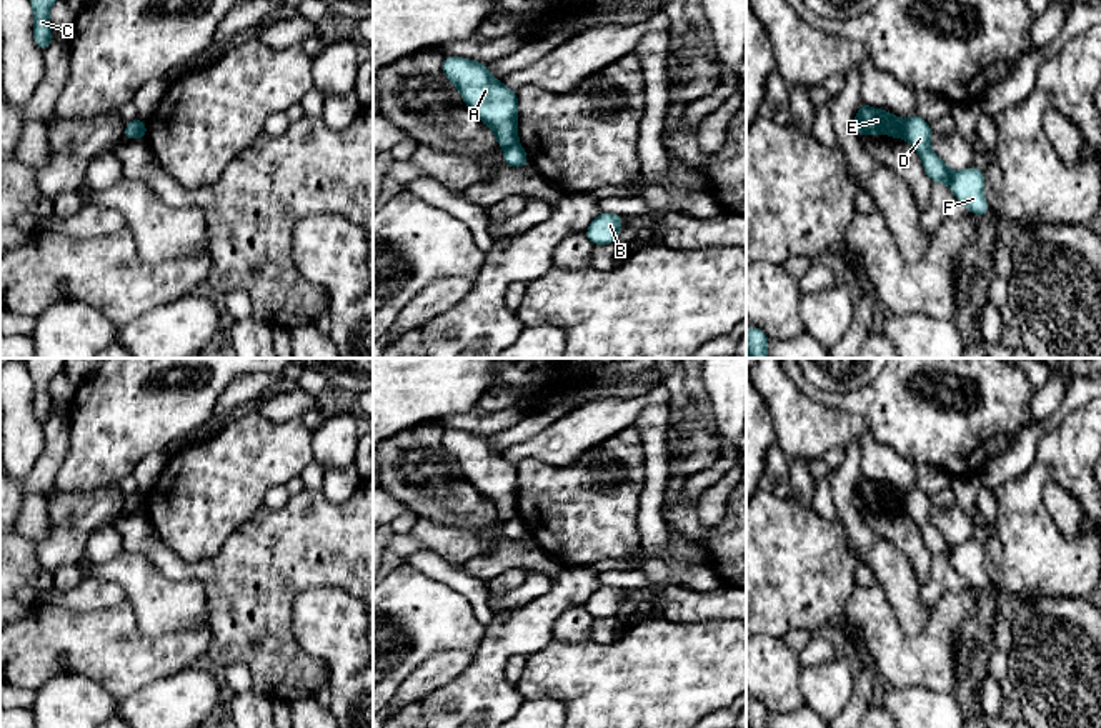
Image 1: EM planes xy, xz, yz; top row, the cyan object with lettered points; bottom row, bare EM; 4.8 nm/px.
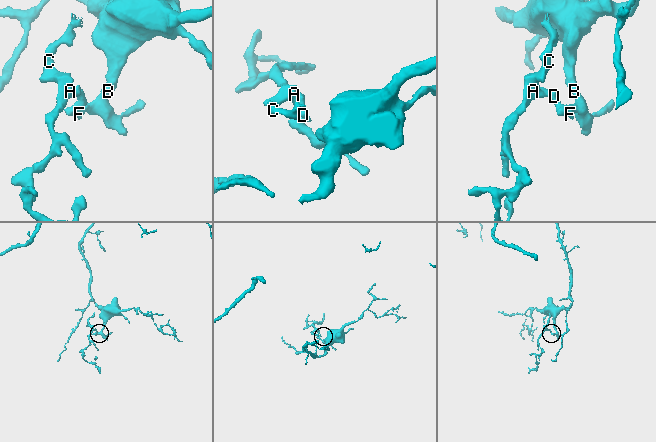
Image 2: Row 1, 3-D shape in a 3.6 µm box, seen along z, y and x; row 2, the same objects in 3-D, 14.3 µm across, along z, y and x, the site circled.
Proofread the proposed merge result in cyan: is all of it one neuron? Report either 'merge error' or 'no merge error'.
merge error

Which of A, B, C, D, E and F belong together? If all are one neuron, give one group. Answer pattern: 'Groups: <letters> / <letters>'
Groups: A C E / B D F

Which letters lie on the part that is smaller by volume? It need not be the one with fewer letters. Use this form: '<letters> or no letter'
A, C, E

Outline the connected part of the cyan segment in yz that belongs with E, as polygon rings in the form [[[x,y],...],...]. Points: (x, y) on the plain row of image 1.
[[[861,475],[859,485],[853,493],[853,503],[859,510],[869,506],[888,506],[891,511],[901,511],[904,505],[904,493],[894,490],[891,485],[873,481]]]

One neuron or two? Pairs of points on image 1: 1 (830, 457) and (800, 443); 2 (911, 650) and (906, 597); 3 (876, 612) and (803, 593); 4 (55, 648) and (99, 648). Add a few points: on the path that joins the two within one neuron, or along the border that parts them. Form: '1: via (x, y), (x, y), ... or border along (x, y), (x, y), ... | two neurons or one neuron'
1: border along (843, 447), (833, 447), (818, 458) | two neurons
2: border along (888, 603), (908, 635), (916, 635), (931, 617) | two neurons
3: border along (856, 585), (843, 610) | two neurons
4: via (65, 648), (89, 648) | one neuron

